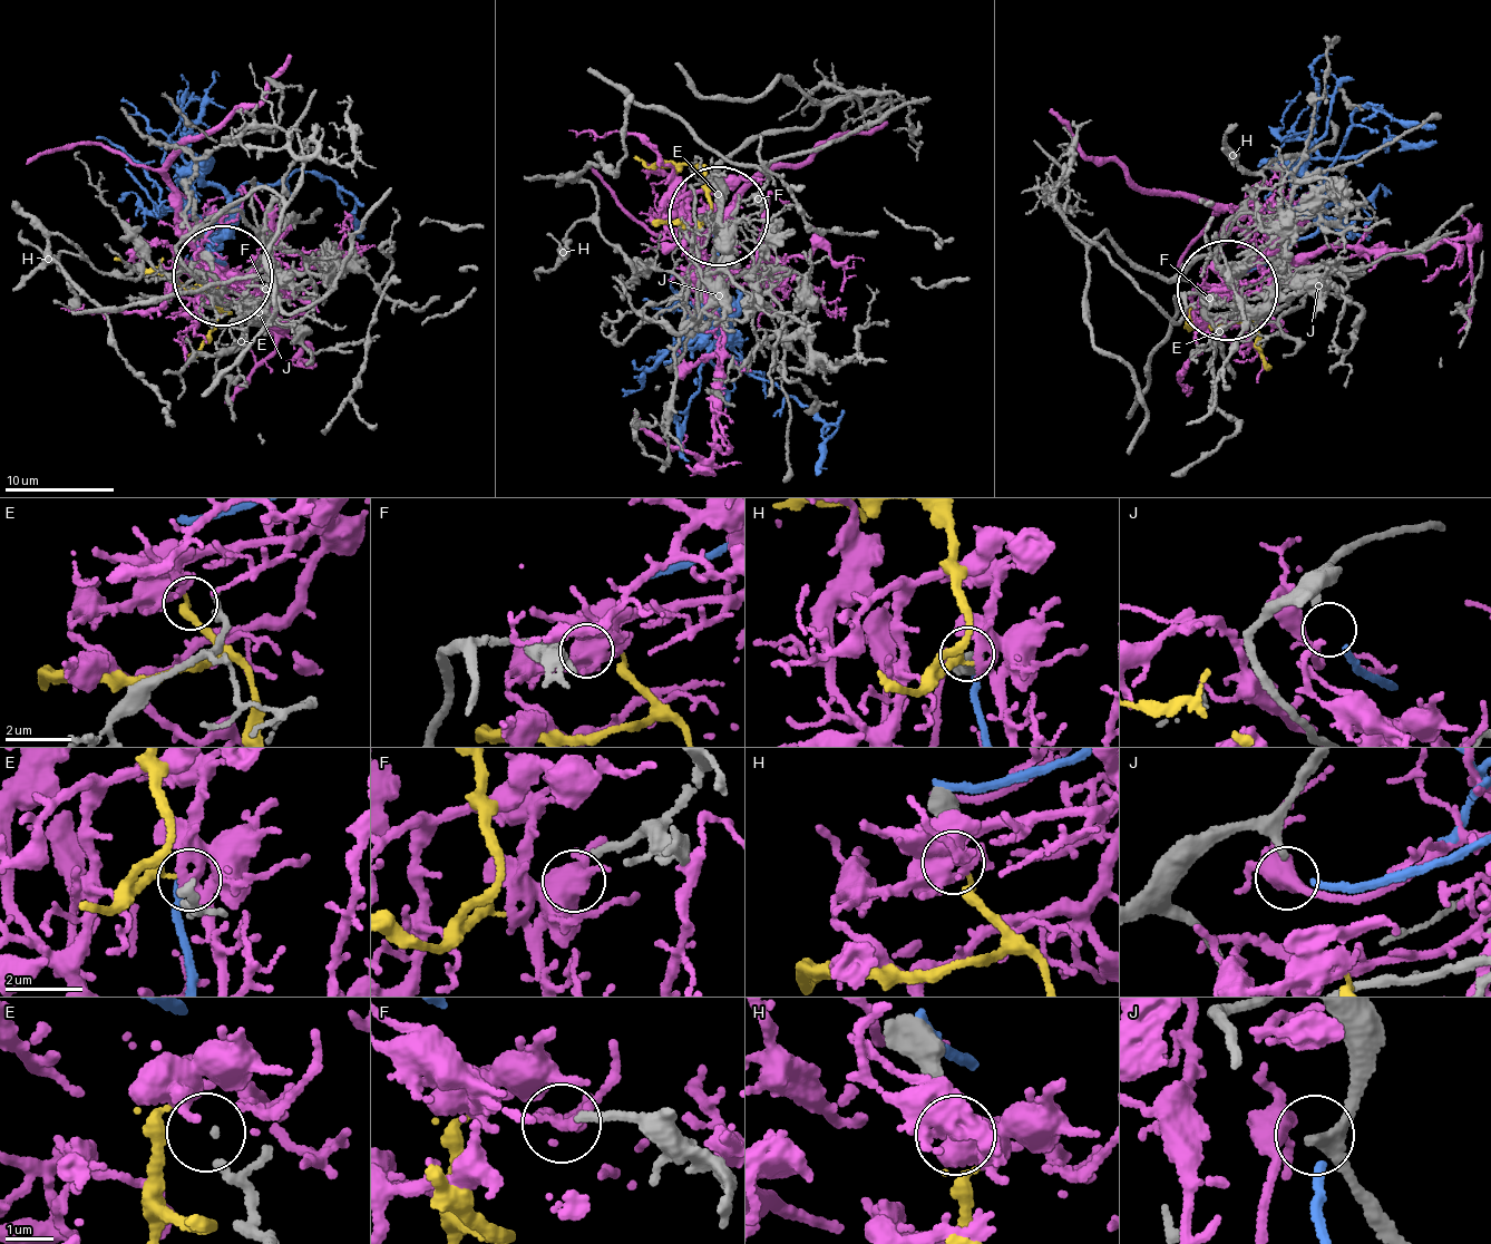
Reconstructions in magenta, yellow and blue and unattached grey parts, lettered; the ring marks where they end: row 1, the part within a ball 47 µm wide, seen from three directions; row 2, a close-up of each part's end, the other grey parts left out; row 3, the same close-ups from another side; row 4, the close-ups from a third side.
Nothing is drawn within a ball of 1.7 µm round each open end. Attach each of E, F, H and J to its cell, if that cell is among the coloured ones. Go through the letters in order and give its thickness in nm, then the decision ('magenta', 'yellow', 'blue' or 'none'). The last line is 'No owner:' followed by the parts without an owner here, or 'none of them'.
E: calibre 120 nm; magenta
F: calibre 170 nm; none
H: calibre 340 nm; yellow
J: calibre 240 nm; blue
No owner: F

